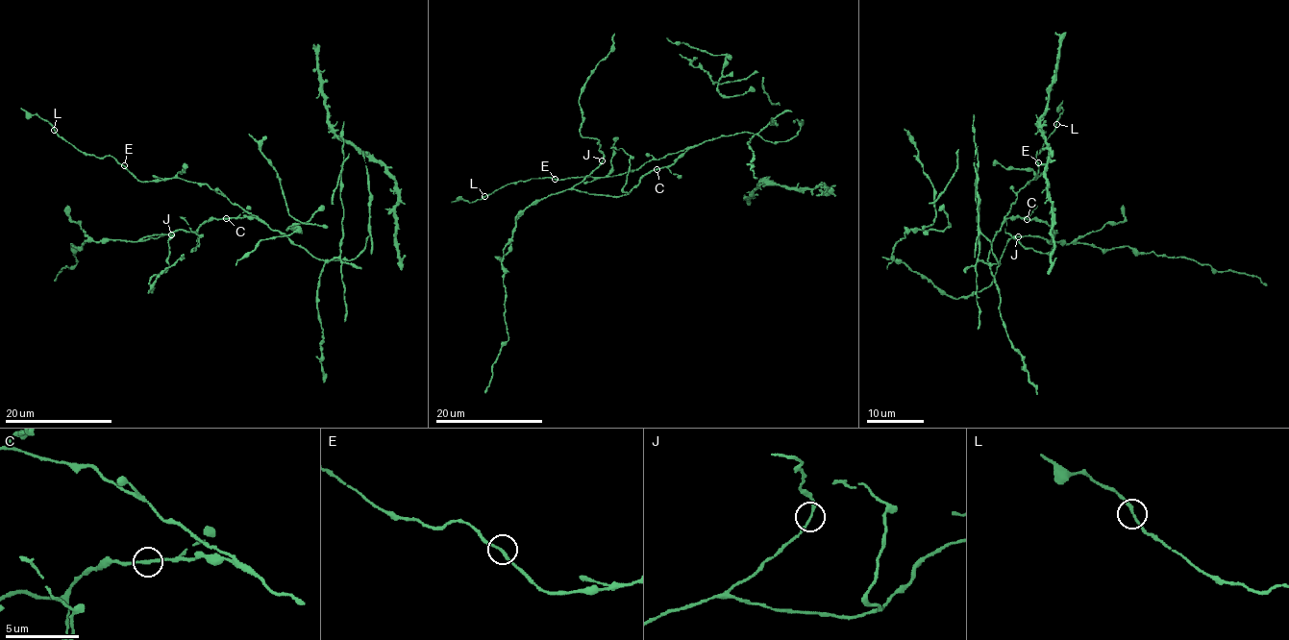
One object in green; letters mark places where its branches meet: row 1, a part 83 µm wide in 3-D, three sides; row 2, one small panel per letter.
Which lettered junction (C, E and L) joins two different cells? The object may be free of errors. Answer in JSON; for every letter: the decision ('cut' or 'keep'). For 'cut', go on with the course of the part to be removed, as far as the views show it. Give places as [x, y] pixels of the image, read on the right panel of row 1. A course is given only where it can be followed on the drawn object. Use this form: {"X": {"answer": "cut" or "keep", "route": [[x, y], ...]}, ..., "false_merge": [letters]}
{"C": {"answer": "keep"}, "E": {"answer": "keep"}, "L": {"answer": "keep"}, "false_merge": []}

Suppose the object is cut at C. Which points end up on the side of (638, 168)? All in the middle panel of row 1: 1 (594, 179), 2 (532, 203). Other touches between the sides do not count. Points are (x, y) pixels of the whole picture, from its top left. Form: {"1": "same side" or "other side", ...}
{"1": "same side", "2": "other side"}

